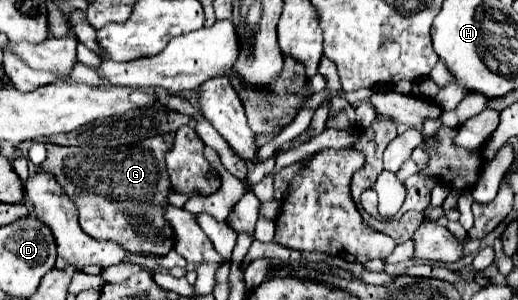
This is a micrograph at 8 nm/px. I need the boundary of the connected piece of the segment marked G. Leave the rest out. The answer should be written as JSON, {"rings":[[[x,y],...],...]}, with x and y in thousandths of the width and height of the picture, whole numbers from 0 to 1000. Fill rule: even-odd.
{"rings":[[[334,443],[299,450],[257,483],[234,490],[114,490],[91,483],[91,530],[79,563],[106,583],[110,610],[125,630],[133,663],[153,703],[156,763],[191,803],[222,803],[249,843],[292,843],[322,850],[334,830],[334,763],[315,730],[326,630],[326,577],[319,563],[319,510],[334,490]]]}

